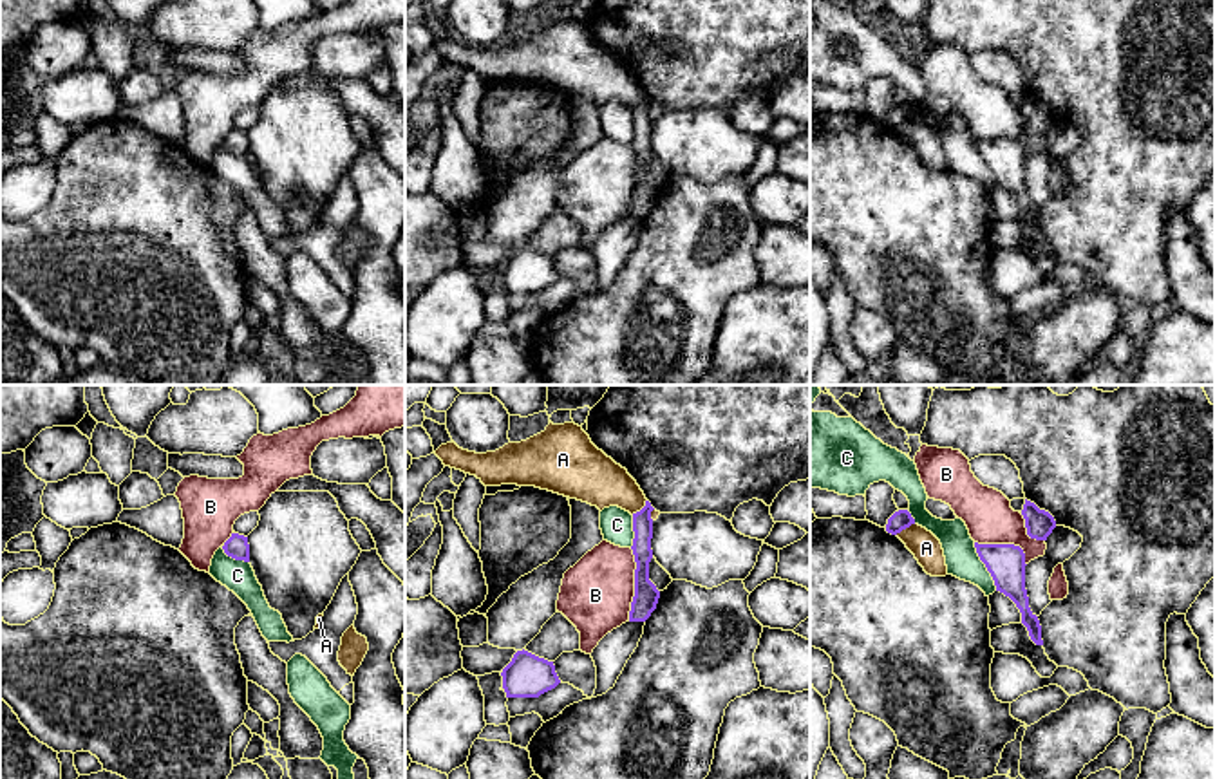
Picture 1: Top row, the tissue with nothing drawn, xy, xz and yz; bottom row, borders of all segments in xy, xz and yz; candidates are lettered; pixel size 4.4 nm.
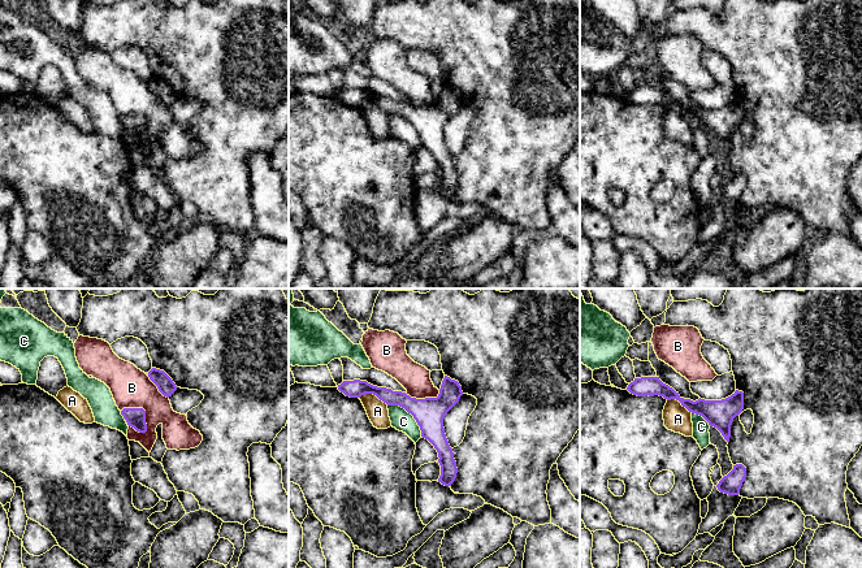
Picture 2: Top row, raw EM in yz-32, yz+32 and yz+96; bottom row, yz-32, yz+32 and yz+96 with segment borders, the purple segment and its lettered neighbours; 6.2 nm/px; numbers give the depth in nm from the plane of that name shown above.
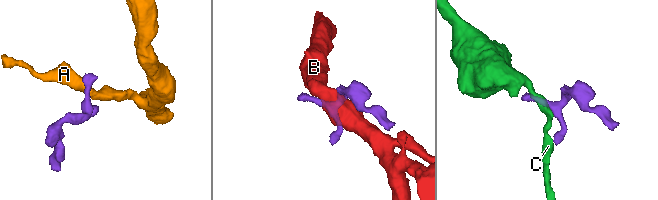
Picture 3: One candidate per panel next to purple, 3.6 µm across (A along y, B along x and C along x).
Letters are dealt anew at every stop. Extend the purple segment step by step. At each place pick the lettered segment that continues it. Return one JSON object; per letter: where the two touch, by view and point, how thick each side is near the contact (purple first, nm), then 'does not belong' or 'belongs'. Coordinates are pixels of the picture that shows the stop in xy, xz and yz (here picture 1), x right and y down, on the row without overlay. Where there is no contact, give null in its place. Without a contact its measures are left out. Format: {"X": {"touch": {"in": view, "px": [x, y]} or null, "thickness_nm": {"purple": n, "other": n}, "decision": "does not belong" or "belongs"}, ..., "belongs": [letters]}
{"A": {"touch": {"in": "xz", "px": [642, 103]}, "thickness_nm": {"purple": 100, "other": 220}, "decision": "does not belong"}, "B": {"touch": {"in": "xz", "px": [635, 179]}, "thickness_nm": {"purple": 110, "other": 320}, "decision": "does not belong"}, "C": {"touch": {"in": "yz", "px": [986, 161]}, "thickness_nm": {"purple": 170, "other": 150}, "decision": "does not belong"}, "belongs": []}

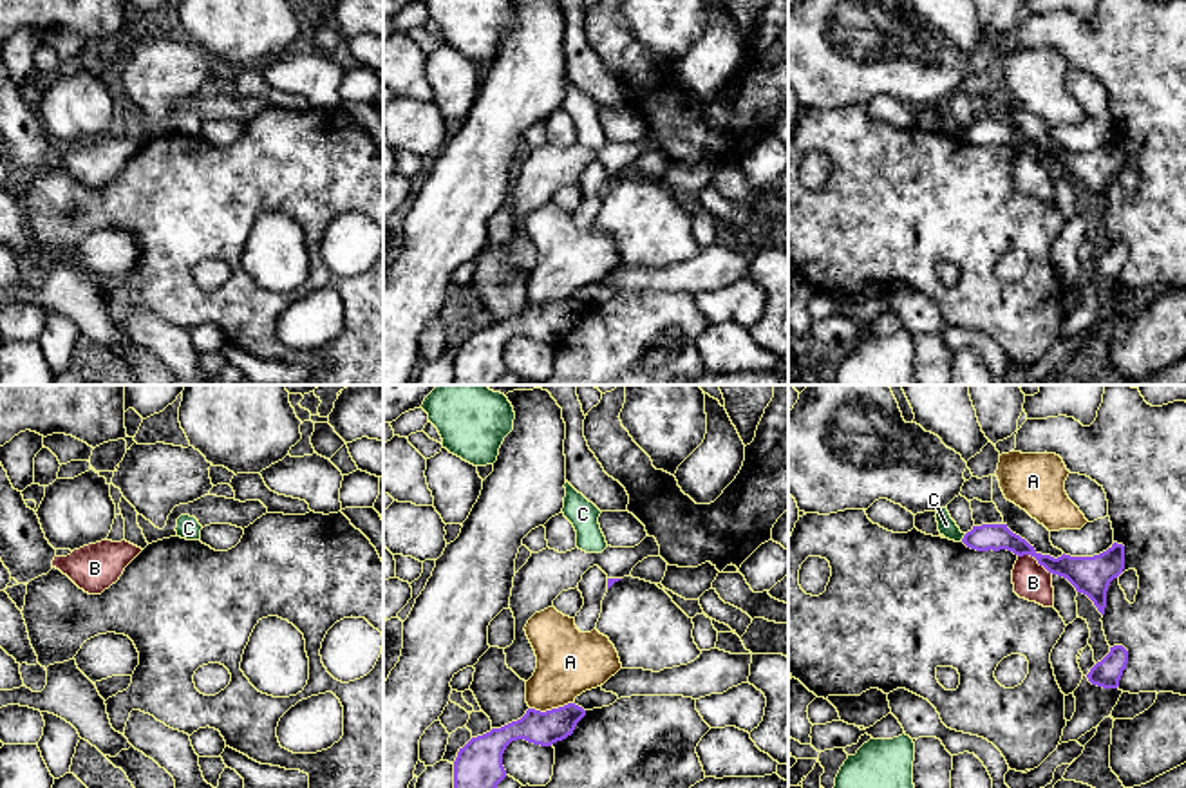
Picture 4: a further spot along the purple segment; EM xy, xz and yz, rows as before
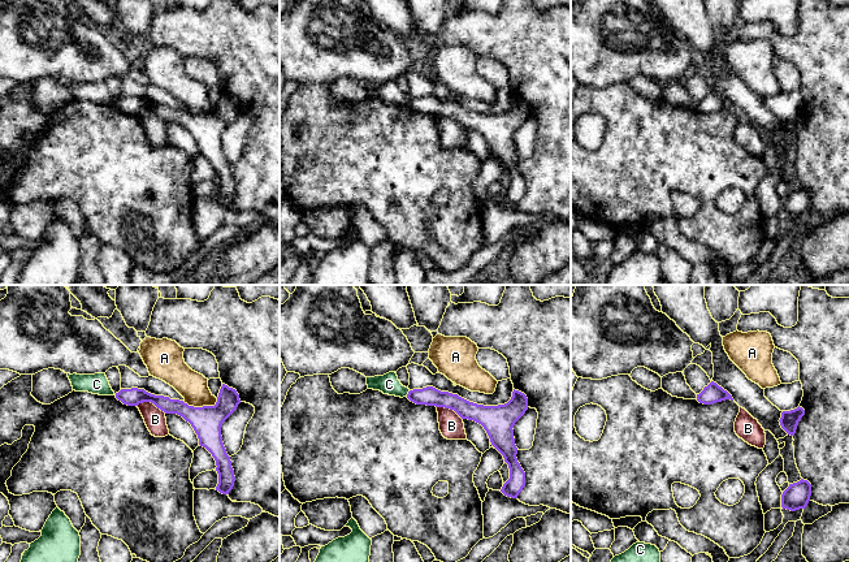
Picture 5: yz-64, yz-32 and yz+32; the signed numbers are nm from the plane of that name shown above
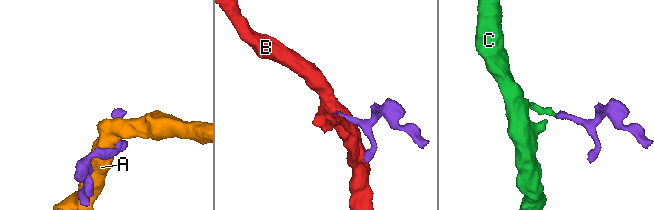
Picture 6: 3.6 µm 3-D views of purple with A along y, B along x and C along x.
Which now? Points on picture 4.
{"A": {"touch": {"in": "xz", "px": [552, 304]}, "thickness_nm": {"purple": 150, "other": 280}, "decision": "does not belong"}, "B": {"touch": {"in": "yz", "px": [1036, 154]}, "thickness_nm": {"purple": 170, "other": 160}, "decision": "does not belong"}, "C": {"touch": {"in": "yz", "px": [964, 132]}, "thickness_nm": {"purple": 120, "other": 80}, "decision": "does not belong"}, "belongs": []}

